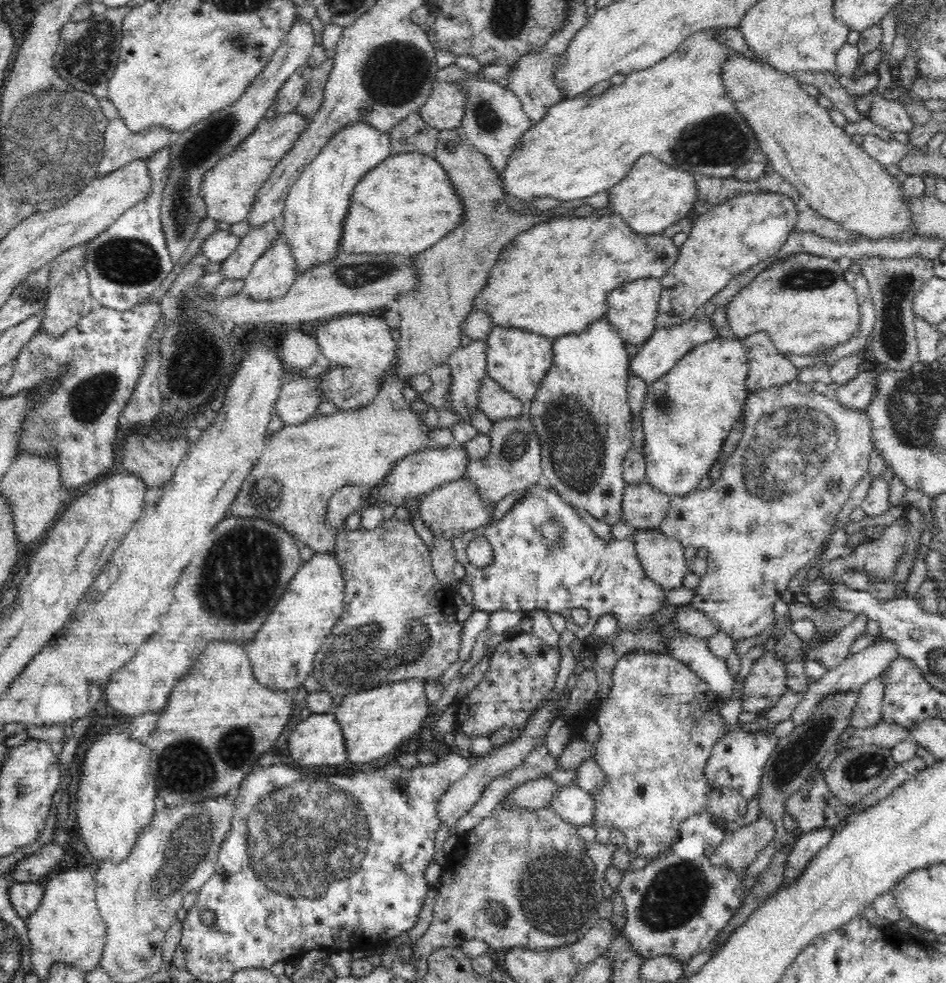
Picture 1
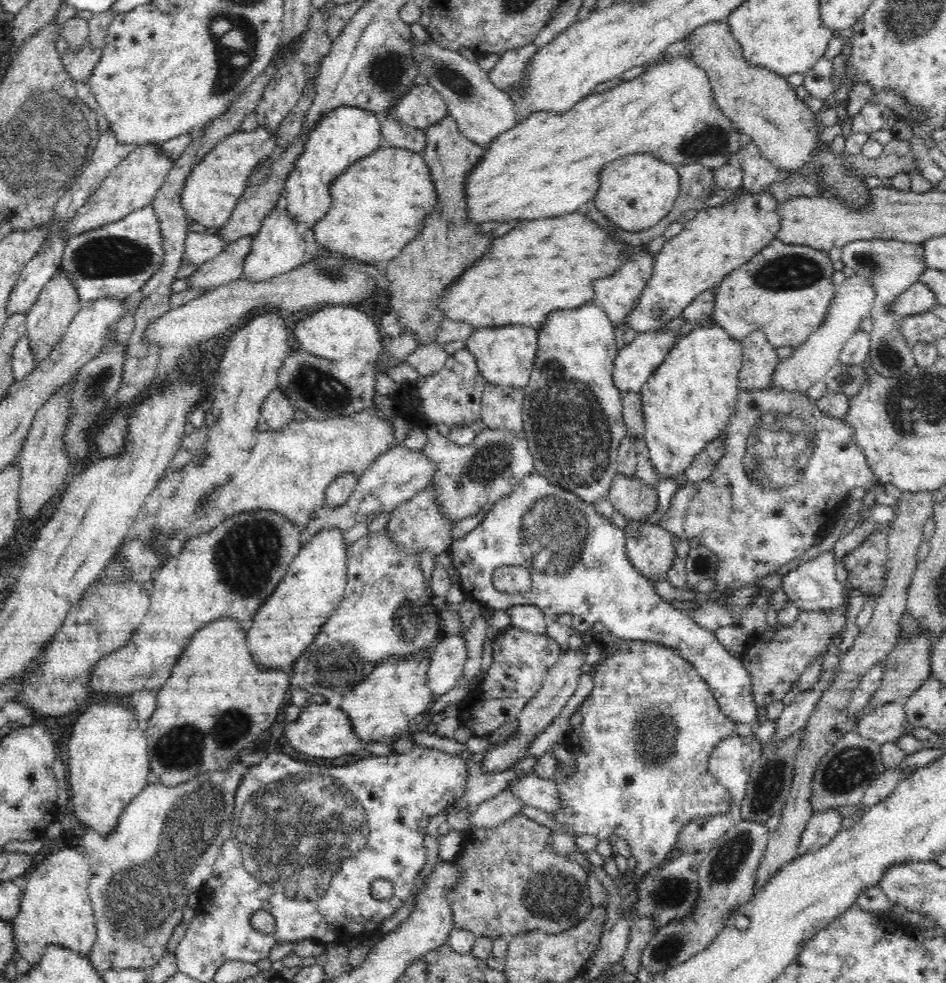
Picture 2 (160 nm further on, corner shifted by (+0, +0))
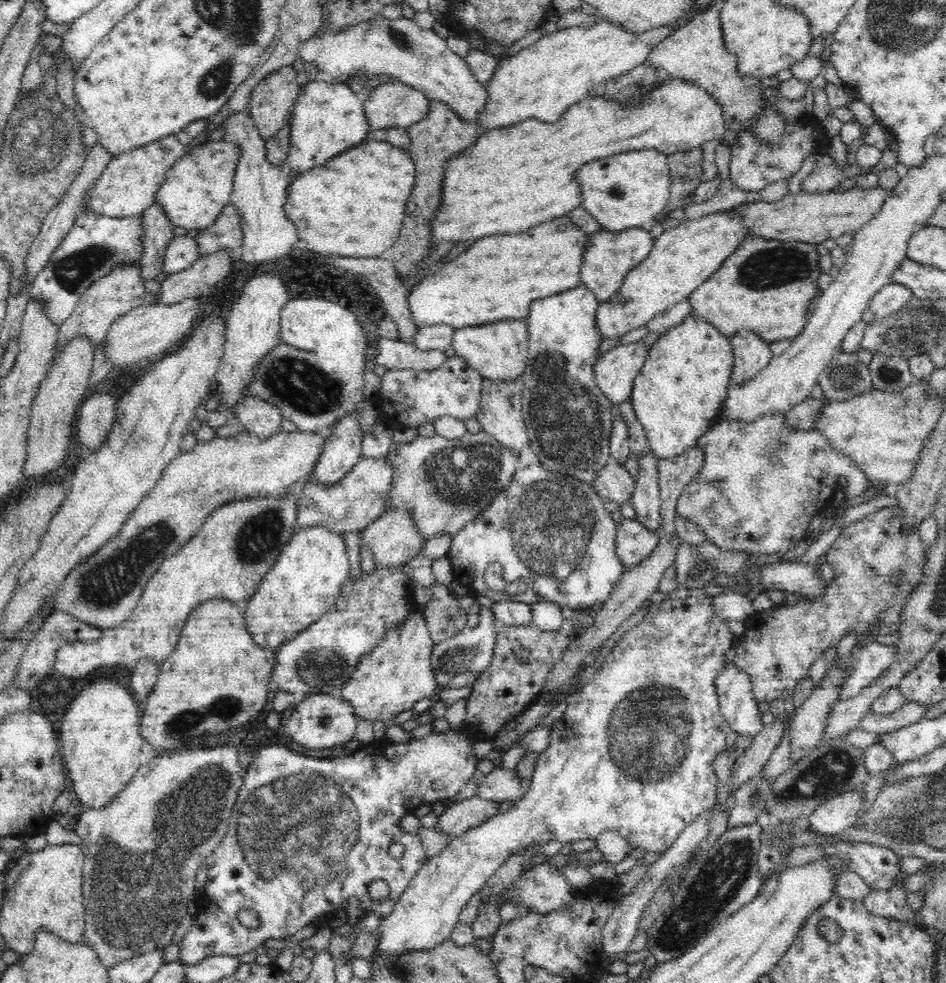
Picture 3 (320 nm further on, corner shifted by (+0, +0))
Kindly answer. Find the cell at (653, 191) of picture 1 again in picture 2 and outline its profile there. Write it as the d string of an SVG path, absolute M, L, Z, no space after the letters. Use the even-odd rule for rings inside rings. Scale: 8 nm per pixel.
M652 153L629 154L599 170L599 189L593 201L596 208L618 228L638 232L658 224L670 212L679 188L677 167L654 157Z

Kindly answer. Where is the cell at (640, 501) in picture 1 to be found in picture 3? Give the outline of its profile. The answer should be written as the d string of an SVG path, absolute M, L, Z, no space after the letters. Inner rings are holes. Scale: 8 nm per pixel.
M610 457L598 472L593 488L597 490L602 500L614 501L622 506L632 500L636 484L637 480L625 470L624 466Z

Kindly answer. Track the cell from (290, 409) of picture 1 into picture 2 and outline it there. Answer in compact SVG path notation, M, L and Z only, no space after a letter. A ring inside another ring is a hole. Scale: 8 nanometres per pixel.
M276 388L263 400L261 417L268 424L269 430L280 430L294 420L296 411L297 408L289 401L289 398Z

